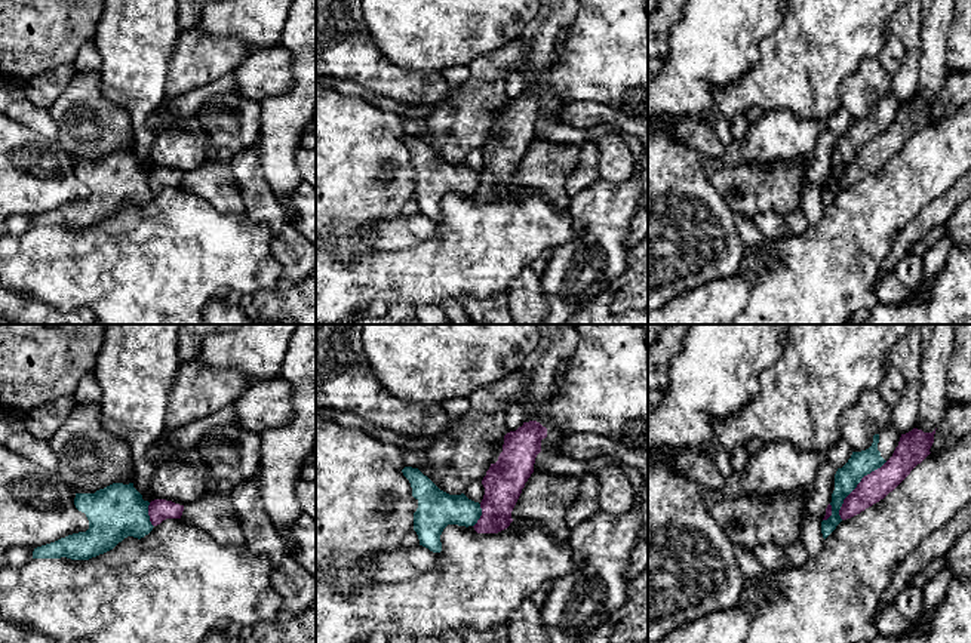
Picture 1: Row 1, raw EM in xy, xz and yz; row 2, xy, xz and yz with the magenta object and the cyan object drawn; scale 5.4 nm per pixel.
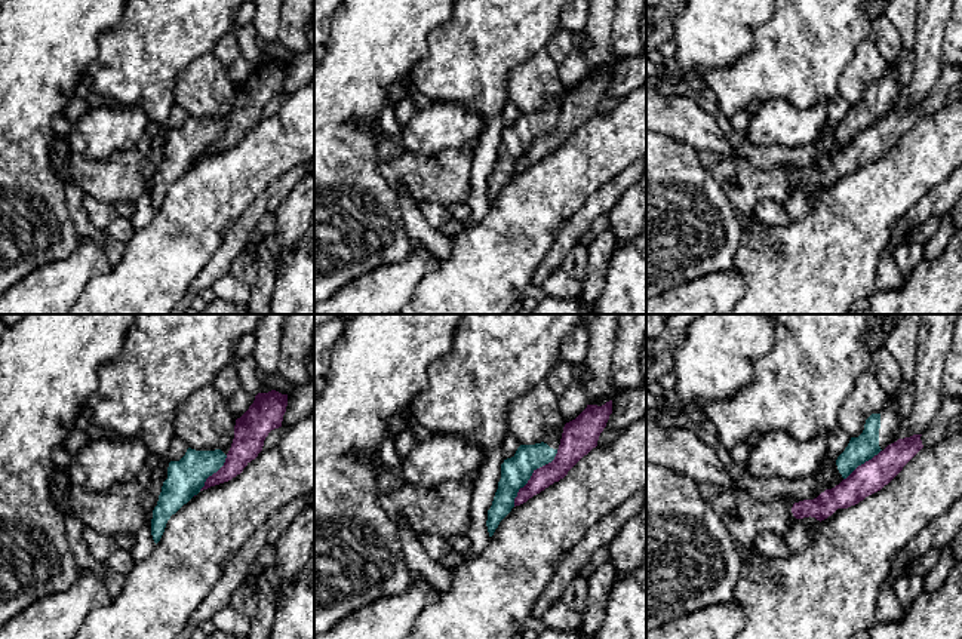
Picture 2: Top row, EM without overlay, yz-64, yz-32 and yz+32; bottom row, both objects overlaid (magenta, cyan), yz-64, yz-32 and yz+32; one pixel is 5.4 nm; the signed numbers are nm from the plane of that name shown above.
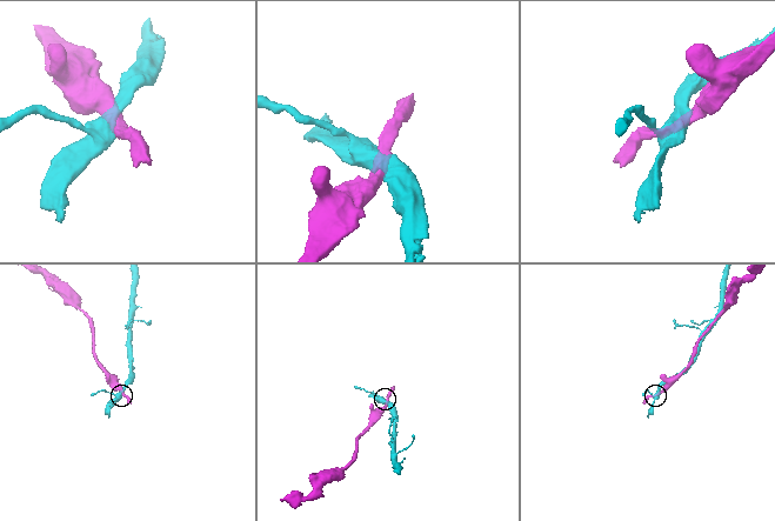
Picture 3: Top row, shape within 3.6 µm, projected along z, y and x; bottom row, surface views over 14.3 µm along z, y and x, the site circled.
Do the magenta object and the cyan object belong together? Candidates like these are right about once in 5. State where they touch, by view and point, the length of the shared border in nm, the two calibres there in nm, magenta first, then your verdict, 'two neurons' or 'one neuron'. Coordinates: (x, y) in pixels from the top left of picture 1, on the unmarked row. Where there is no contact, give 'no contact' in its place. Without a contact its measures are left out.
yz (857, 154) | 400 nm | 160/140 nm | two neurons

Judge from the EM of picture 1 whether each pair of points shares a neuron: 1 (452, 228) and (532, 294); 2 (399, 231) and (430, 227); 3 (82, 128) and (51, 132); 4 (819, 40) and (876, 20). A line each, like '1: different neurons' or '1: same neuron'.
1: different neurons
2: same neuron
3: different neurons
4: same neuron

